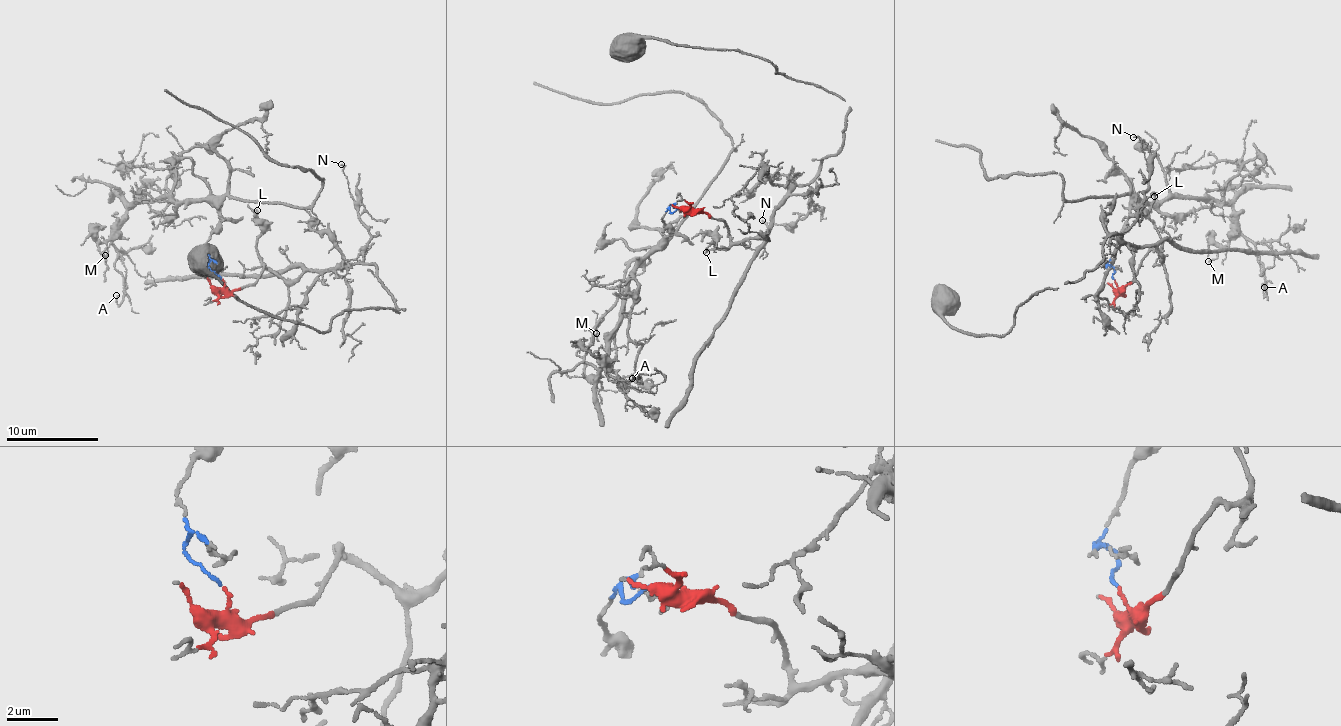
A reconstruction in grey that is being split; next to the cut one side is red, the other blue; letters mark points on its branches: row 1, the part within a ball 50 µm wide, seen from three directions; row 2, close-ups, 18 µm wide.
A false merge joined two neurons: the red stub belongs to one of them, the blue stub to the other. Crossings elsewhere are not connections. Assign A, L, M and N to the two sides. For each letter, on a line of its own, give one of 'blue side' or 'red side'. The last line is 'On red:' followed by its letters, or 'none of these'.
A: blue side
L: red side
M: blue side
N: red side
On red: L, N

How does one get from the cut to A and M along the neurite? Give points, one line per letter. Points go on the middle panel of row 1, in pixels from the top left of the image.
A: (685, 208), (662, 216), (664, 243), (629, 280), (622, 322), (607, 341), (605, 370), (640, 376), (633, 379)
M: (685, 208), (662, 216), (664, 243), (629, 280), (607, 360), (594, 355), (595, 333)

